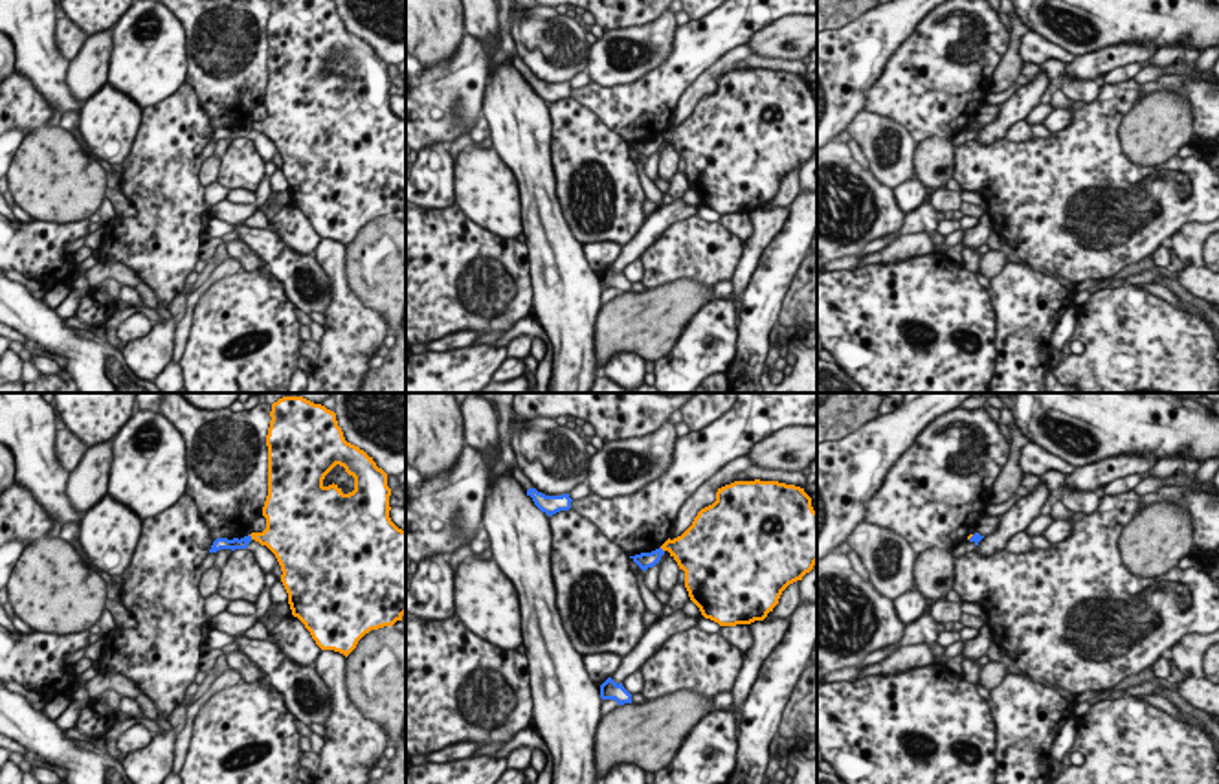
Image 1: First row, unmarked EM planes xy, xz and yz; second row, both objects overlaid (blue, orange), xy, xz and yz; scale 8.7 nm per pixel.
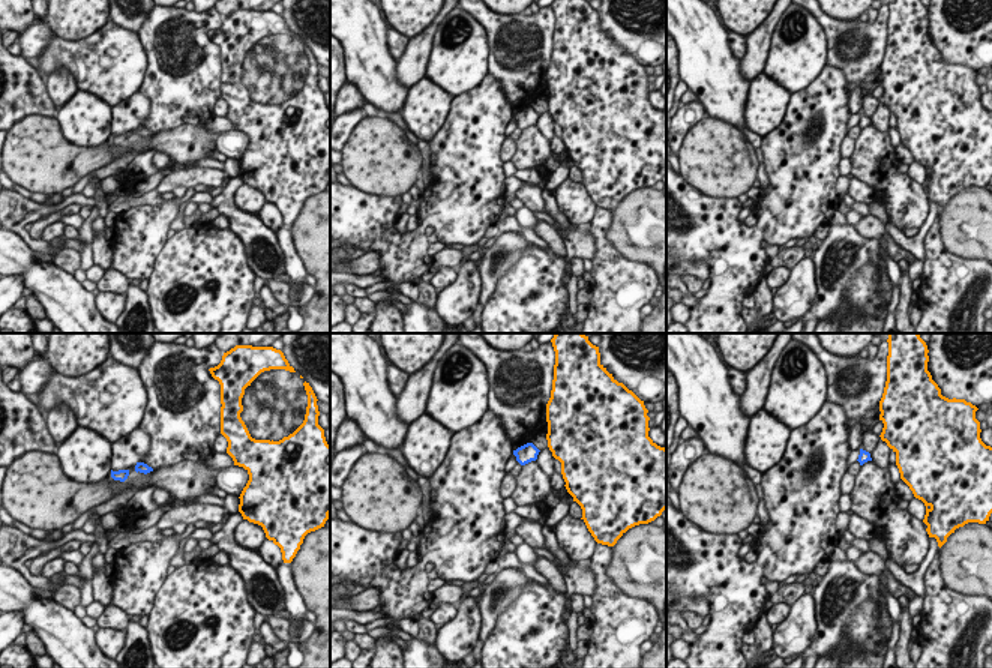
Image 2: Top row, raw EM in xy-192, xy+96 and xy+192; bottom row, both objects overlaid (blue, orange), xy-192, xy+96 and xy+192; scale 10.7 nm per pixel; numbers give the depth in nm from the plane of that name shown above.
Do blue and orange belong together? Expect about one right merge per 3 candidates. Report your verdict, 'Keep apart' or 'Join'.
Keep apart

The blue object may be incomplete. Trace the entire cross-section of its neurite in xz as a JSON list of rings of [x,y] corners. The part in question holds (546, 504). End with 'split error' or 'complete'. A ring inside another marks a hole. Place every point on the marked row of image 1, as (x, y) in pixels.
[[[474,393],[479,395],[483,398],[486,398],[496,413],[498,413],[498,442],[501,448],[501,463],[512,470],[512,477],[521,485],[521,488],[527,492],[527,496],[532,498],[534,505],[545,512],[547,516],[553,516],[560,510],[569,510],[571,509],[571,498],[569,494],[562,494],[562,496],[545,496],[542,492],[538,492],[531,481],[521,474],[521,470],[518,468],[516,461],[514,461],[514,452],[512,452],[512,435],[509,431],[510,426],[510,419],[512,419],[512,398],[514,393]]]; split error

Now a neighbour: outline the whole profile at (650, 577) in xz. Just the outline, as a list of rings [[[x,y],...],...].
[[[665,551],[661,560],[654,567],[648,567],[643,577],[644,588],[650,589],[655,599],[661,600],[665,600],[665,591],[657,586],[657,580],[659,580],[659,566],[665,562],[666,556],[670,556],[668,551]]]

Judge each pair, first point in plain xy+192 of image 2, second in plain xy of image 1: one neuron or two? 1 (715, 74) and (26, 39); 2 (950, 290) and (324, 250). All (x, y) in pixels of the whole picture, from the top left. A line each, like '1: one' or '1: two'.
1: one
2: one

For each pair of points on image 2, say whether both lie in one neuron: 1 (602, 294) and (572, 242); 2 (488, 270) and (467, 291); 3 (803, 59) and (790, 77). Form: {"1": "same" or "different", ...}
{"1": "different", "2": "different", "3": "same"}

